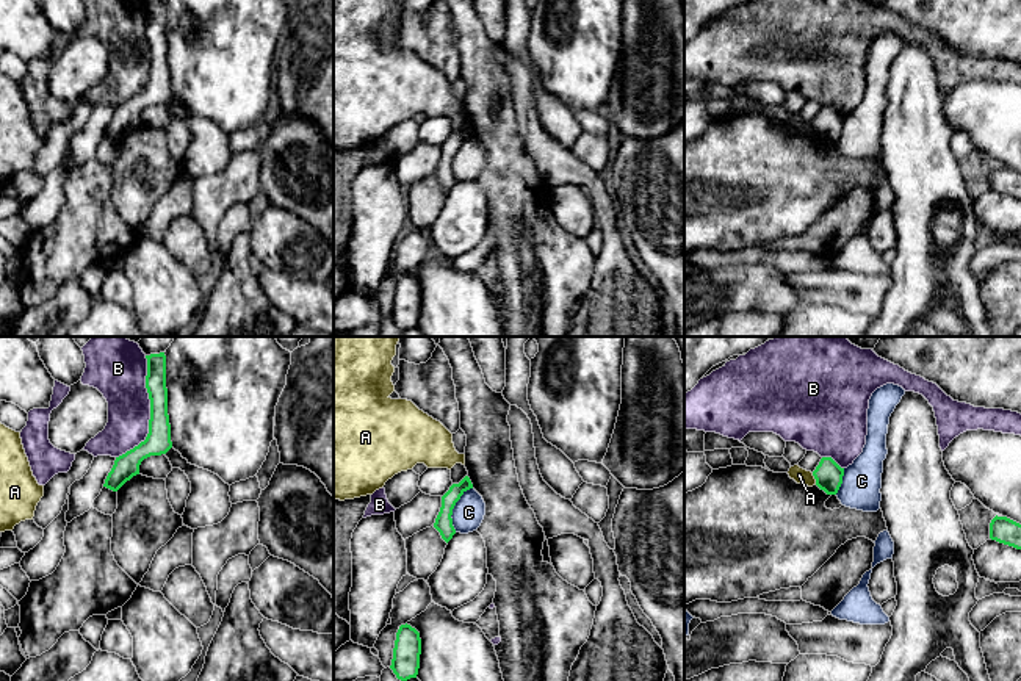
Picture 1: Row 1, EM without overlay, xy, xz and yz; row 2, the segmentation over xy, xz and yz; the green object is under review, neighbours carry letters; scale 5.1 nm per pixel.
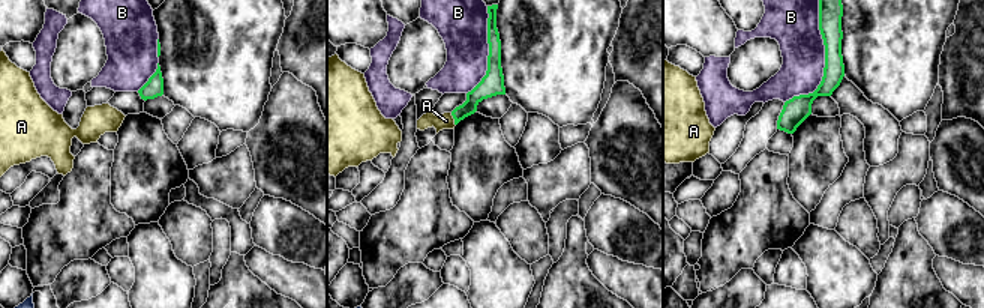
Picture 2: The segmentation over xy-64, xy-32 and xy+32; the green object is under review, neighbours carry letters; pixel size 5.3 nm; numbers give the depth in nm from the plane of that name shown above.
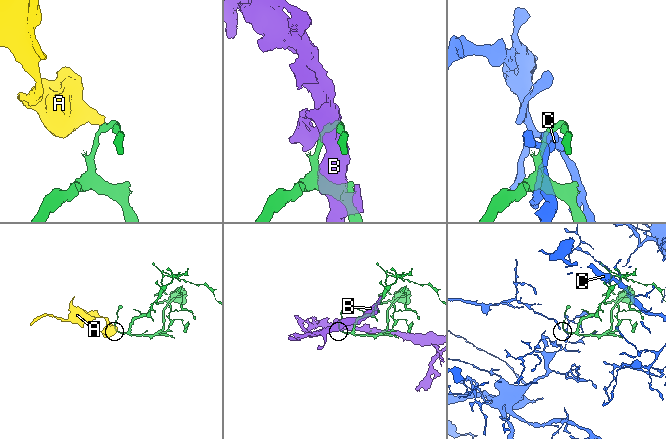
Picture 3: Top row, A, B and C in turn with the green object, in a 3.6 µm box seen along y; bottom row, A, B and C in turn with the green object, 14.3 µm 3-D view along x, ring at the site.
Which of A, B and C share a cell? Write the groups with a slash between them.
A / B / C

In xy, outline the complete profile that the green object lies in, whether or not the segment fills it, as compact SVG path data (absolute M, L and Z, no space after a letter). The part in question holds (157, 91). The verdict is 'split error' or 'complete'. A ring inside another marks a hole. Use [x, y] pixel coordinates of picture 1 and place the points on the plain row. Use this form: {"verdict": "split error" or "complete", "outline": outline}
{"verdict": "complete", "outline": "M164 2L146 5L146 38L150 49L149 83L133 99L116 106L103 136L117 141L127 130L139 124L139 114L150 105L166 103L172 97L168 64L166 5Z"}

